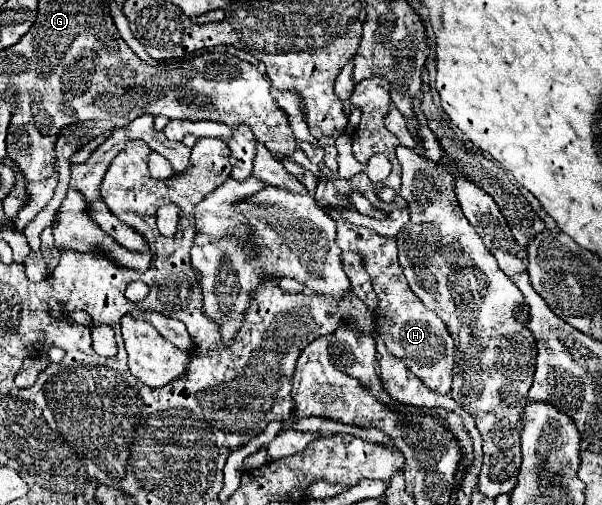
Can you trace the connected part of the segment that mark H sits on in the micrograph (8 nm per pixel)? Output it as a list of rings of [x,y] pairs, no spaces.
[[[337,219],[337,245],[343,251],[353,251],[363,257],[363,269],[369,273],[373,289],[379,297],[379,305],[373,311],[375,331],[383,339],[387,351],[401,359],[415,377],[429,385],[431,391],[441,395],[449,393],[455,365],[453,337],[449,335],[443,319],[435,311],[429,311],[405,283],[405,275],[397,261],[395,237],[385,237],[367,227],[357,227],[349,221]]]

